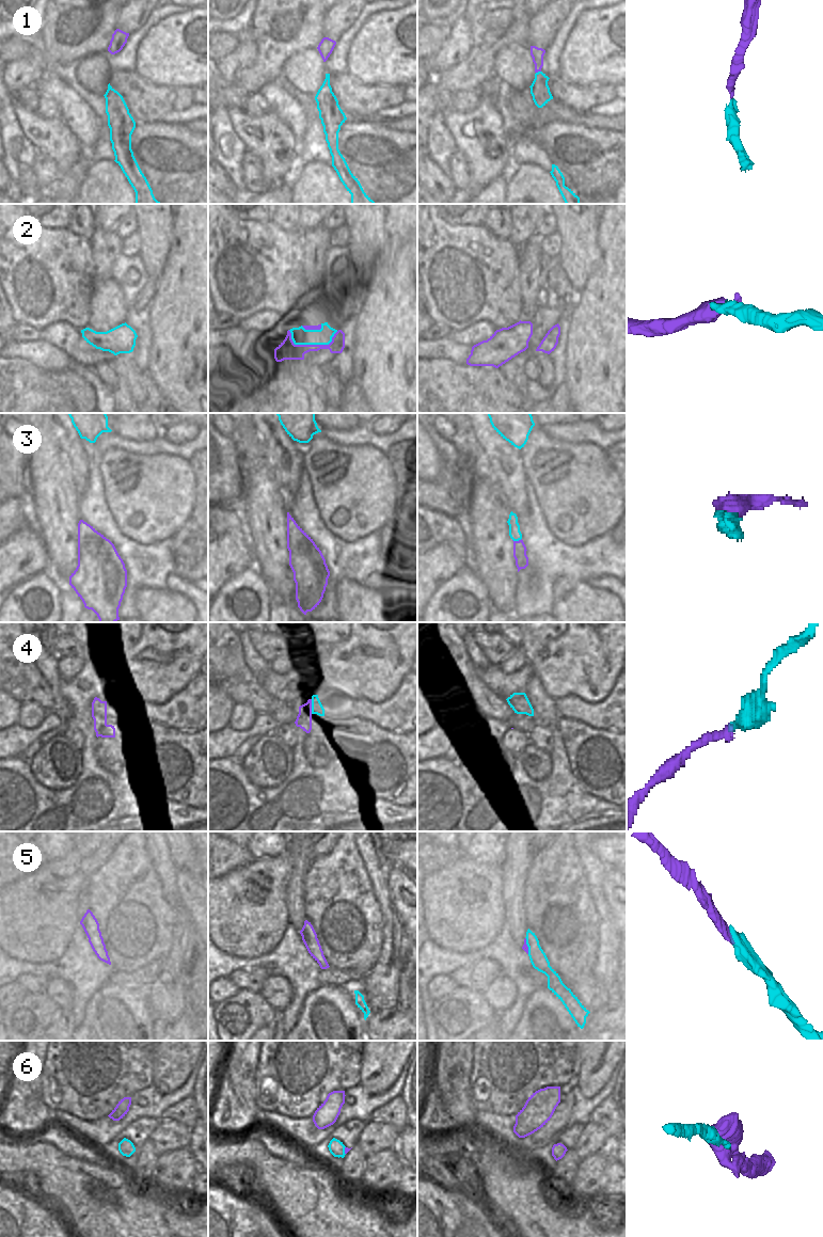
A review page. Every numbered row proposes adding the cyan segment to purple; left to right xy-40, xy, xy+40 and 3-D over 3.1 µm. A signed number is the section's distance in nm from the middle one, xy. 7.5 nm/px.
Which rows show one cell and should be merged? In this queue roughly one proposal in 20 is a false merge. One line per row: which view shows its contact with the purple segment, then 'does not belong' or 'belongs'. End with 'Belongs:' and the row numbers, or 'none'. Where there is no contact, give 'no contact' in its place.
1: xy+40 | belongs
2: xy | belongs
3: xy+40 | belongs
4: xy | belongs
5: xy+40 | belongs
6: xy | belongs
Belongs: 1, 2, 3, 4, 5, 6

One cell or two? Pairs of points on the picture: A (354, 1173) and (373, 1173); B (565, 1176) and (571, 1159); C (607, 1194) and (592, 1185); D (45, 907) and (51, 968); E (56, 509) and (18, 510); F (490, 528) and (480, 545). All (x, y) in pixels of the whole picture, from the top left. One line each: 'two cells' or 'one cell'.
A: two cells
B: one cell
C: two cells
D: two cells
E: two cells
F: one cell

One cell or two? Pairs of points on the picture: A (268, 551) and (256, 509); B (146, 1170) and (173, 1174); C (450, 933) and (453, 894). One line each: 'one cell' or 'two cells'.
A: one cell
B: two cells
C: one cell

